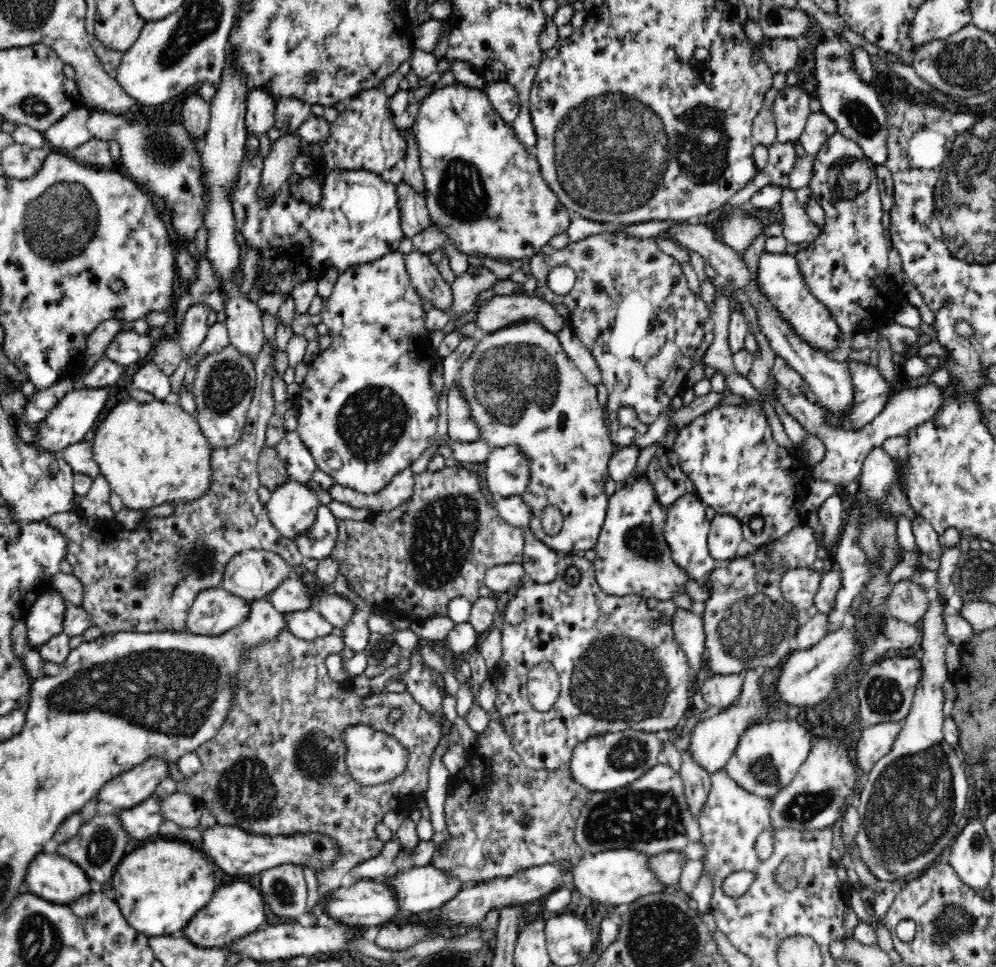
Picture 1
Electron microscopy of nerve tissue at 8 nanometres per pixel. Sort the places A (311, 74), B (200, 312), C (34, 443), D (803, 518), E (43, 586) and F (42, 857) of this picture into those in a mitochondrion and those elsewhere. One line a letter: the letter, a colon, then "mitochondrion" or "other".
A: mitochondrion
B: other
C: other
D: other
E: other
F: other

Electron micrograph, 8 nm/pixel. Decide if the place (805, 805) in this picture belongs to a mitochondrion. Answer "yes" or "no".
yes

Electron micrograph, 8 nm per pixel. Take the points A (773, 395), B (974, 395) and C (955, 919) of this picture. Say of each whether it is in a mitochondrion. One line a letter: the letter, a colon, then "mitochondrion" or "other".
A: other
B: other
C: mitochondrion

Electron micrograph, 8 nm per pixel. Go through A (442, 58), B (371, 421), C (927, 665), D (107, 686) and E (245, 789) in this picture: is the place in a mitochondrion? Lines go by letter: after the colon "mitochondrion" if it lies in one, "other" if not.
A: other
B: mitochondrion
C: other
D: mitochondrion
E: mitochondrion

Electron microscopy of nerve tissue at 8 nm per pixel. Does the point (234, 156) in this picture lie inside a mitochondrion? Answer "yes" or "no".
no

